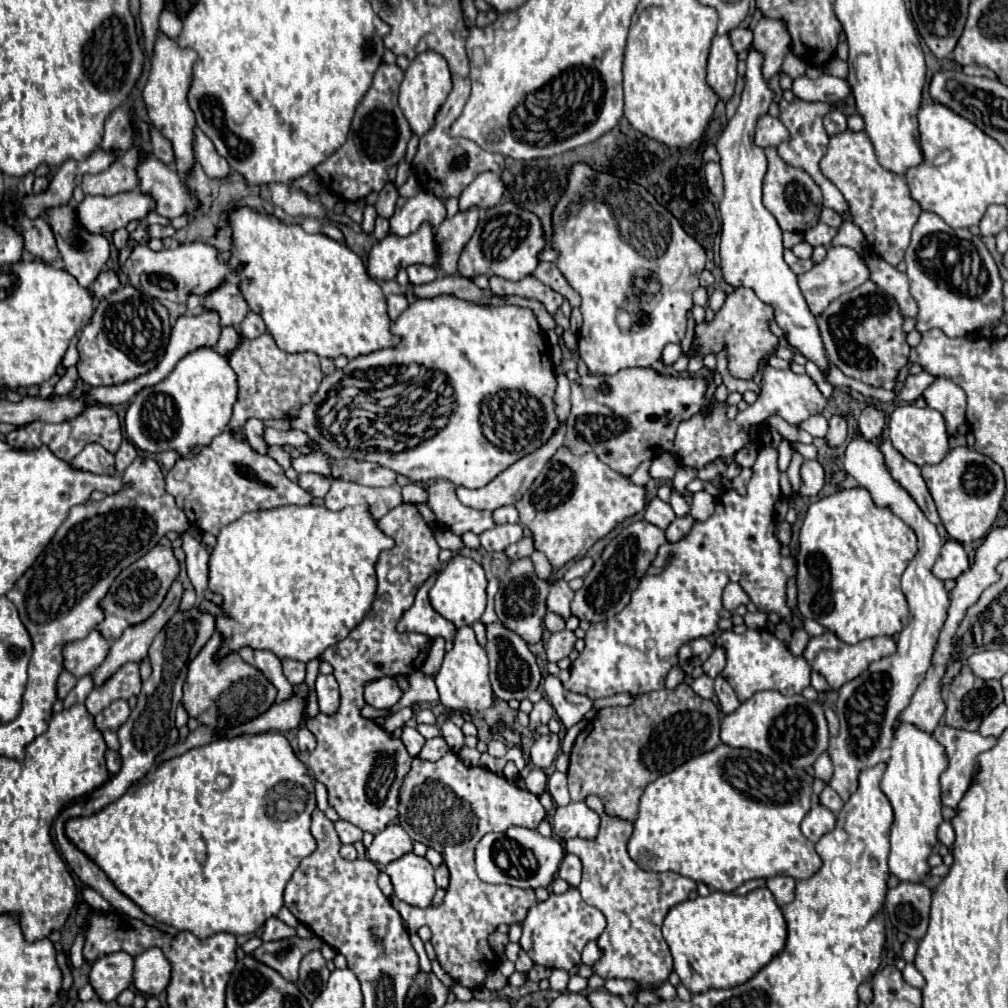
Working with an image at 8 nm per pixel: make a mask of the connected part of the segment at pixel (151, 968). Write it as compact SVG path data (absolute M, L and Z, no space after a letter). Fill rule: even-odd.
M150 947L134 959L134 985L144 995L158 995L170 983L172 965L160 947Z

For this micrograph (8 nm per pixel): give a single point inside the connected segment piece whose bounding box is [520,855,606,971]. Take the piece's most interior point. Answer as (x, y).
(555, 931)

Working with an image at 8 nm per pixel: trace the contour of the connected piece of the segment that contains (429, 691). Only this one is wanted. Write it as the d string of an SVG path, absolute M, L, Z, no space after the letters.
M414 671L408 675L408 689L404 691L398 705L391 707L390 712L394 714L402 707L410 707L412 703L422 703L422 701L438 701L438 689L434 683L434 675Z

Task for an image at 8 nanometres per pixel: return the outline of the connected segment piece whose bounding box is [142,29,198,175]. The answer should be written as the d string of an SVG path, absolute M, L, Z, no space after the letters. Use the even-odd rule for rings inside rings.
M160 29L156 33L156 41L154 41L154 49L152 49L152 57L150 57L150 73L148 73L148 81L146 87L142 91L146 107L148 107L148 115L152 125L172 141L174 153L176 153L176 169L180 175L186 175L186 169L192 167L194 157L192 157L192 141L194 141L194 113L188 107L186 101L186 93L190 89L190 79L192 79L192 67L196 61L196 51L194 49L184 49L180 47L172 37L164 35Z

